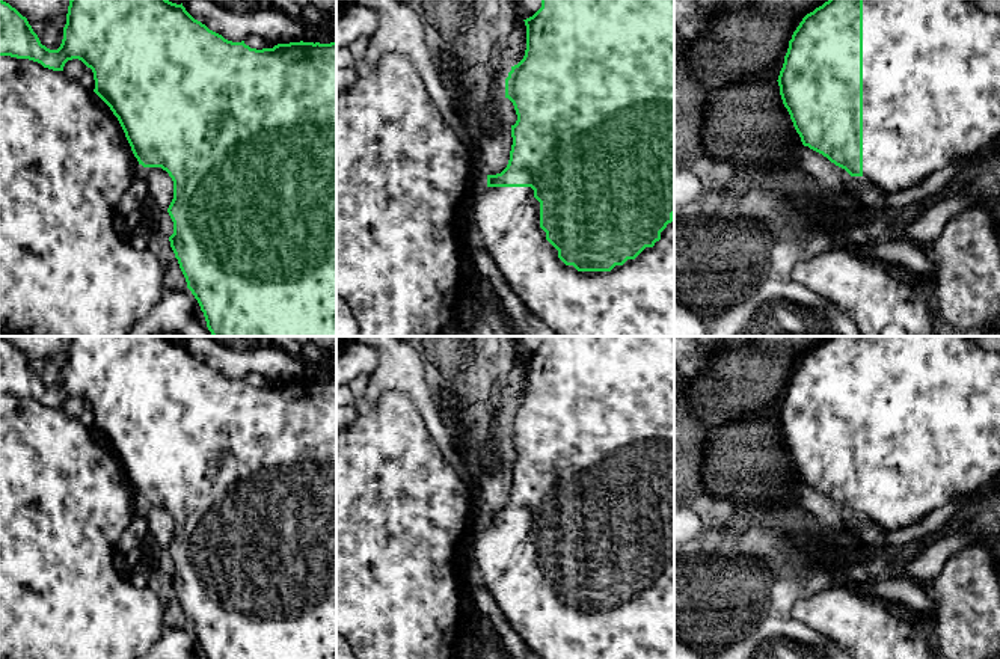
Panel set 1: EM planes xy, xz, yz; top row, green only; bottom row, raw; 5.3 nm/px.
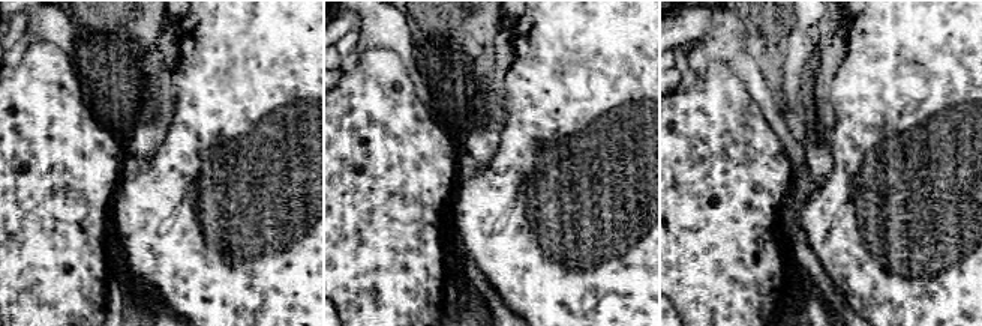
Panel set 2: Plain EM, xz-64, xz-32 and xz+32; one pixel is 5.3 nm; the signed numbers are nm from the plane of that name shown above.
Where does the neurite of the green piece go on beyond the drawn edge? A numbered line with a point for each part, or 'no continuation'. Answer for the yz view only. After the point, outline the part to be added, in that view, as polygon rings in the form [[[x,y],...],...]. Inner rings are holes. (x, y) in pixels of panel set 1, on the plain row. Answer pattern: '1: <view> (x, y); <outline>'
no continuation

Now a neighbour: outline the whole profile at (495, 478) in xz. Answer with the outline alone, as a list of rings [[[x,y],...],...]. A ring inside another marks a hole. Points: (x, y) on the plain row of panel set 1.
[[[489,460],[480,467],[477,477],[484,510],[487,513],[501,511],[510,498],[513,483],[511,464]]]

